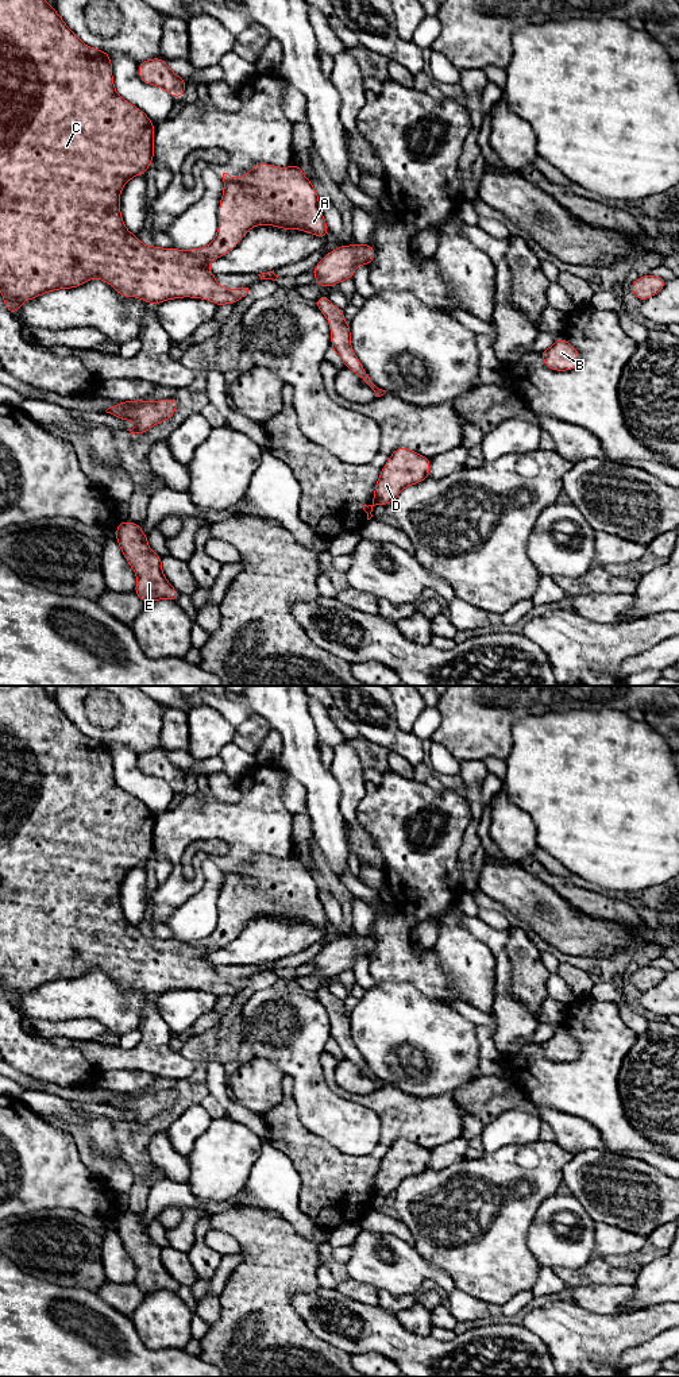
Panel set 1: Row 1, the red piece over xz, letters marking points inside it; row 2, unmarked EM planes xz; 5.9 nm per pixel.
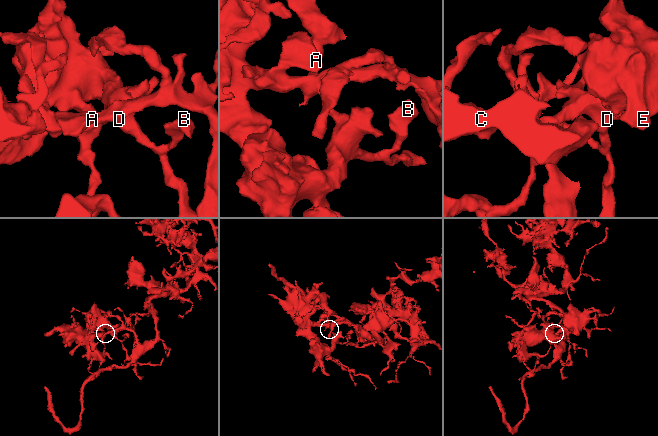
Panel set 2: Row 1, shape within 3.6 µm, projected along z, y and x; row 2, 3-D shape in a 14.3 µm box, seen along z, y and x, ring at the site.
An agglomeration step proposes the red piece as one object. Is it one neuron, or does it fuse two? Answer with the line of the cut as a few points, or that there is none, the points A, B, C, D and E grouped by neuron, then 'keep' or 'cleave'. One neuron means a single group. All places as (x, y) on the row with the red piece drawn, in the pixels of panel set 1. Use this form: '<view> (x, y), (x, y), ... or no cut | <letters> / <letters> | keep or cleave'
no cut | A B C D E | keep

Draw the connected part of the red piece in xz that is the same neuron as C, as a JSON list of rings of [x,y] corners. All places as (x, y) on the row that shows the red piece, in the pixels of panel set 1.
[[[0,0],[0,293],[9,313],[15,316],[20,305],[31,298],[58,289],[78,288],[93,278],[103,279],[123,297],[136,297],[151,305],[184,297],[208,300],[217,306],[235,304],[247,296],[248,288],[223,288],[216,282],[208,265],[234,250],[251,228],[269,224],[281,230],[301,230],[325,239],[328,225],[320,209],[320,197],[298,165],[277,167],[269,163],[256,163],[242,178],[223,173],[224,190],[219,204],[219,230],[208,246],[178,250],[143,244],[136,235],[126,228],[120,213],[120,193],[128,180],[146,174],[150,167],[154,159],[154,134],[155,126],[148,116],[116,93],[109,53],[81,42],[46,0]]]

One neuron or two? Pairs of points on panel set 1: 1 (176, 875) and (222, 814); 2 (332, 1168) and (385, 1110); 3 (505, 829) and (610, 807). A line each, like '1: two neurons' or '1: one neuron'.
1: one neuron
2: one neuron
3: two neurons

